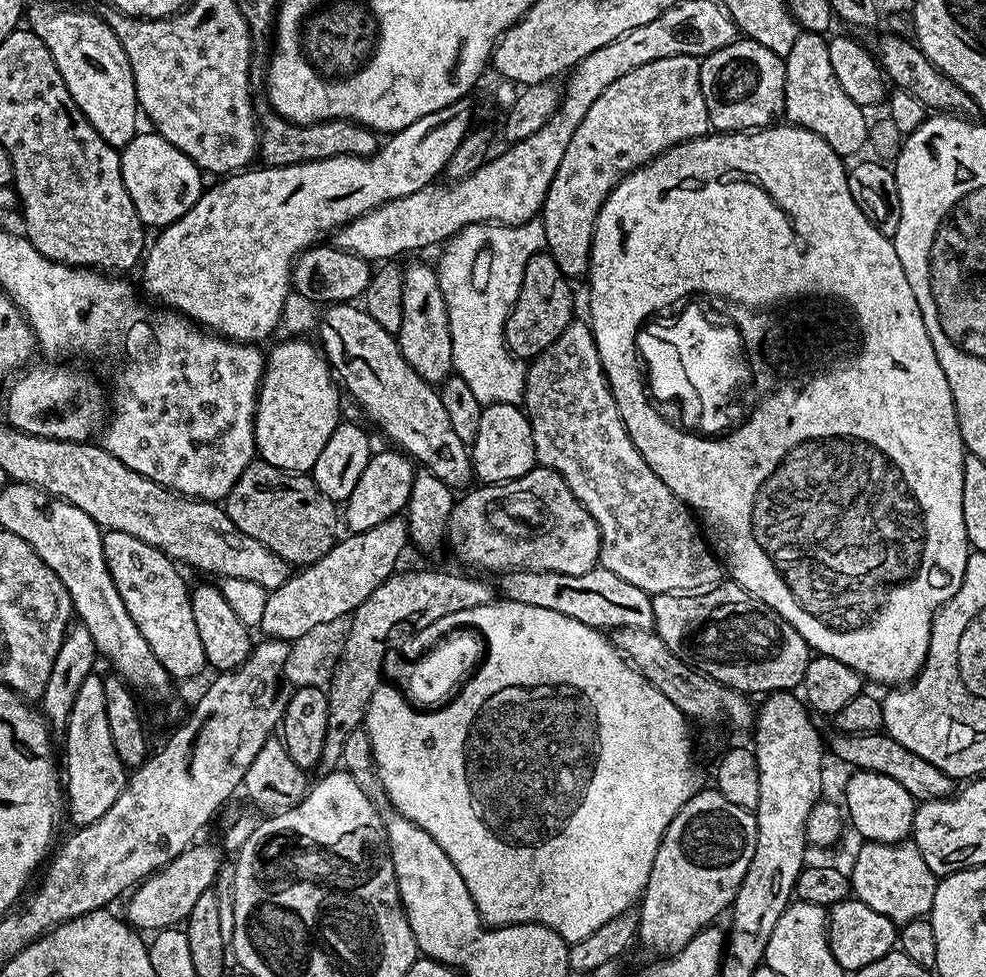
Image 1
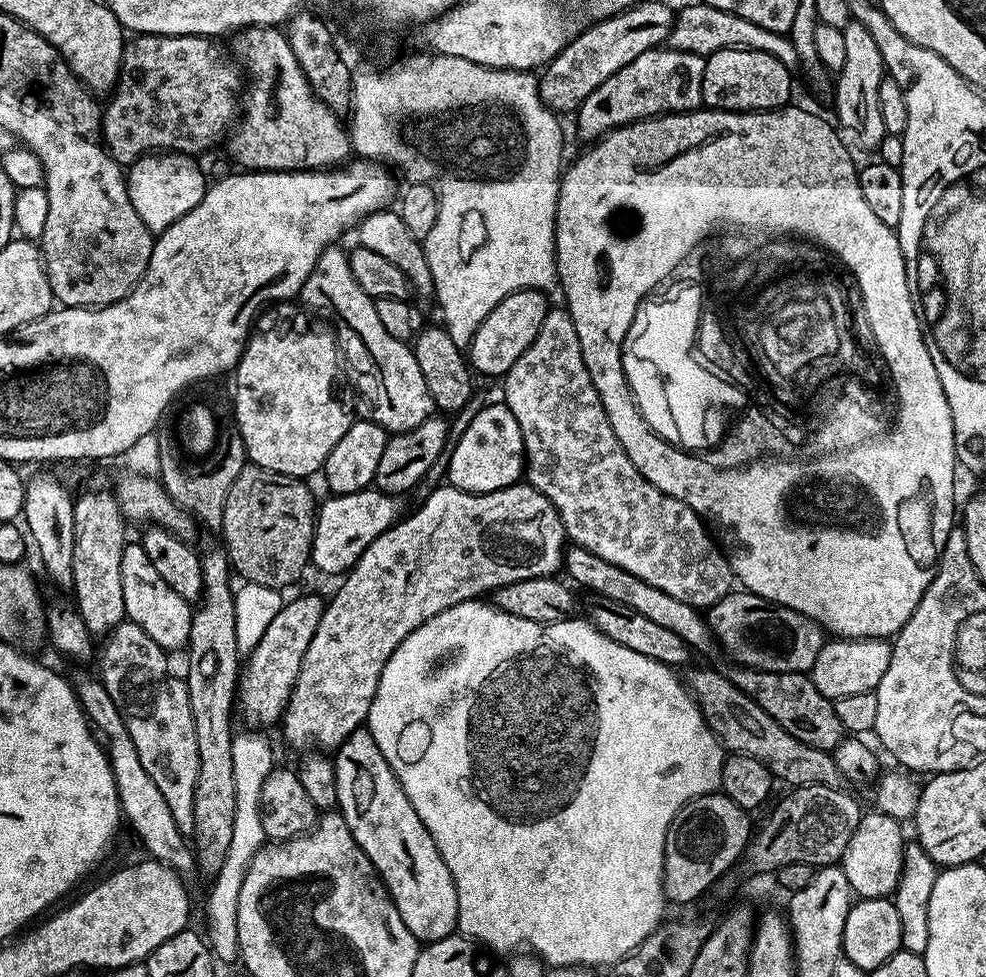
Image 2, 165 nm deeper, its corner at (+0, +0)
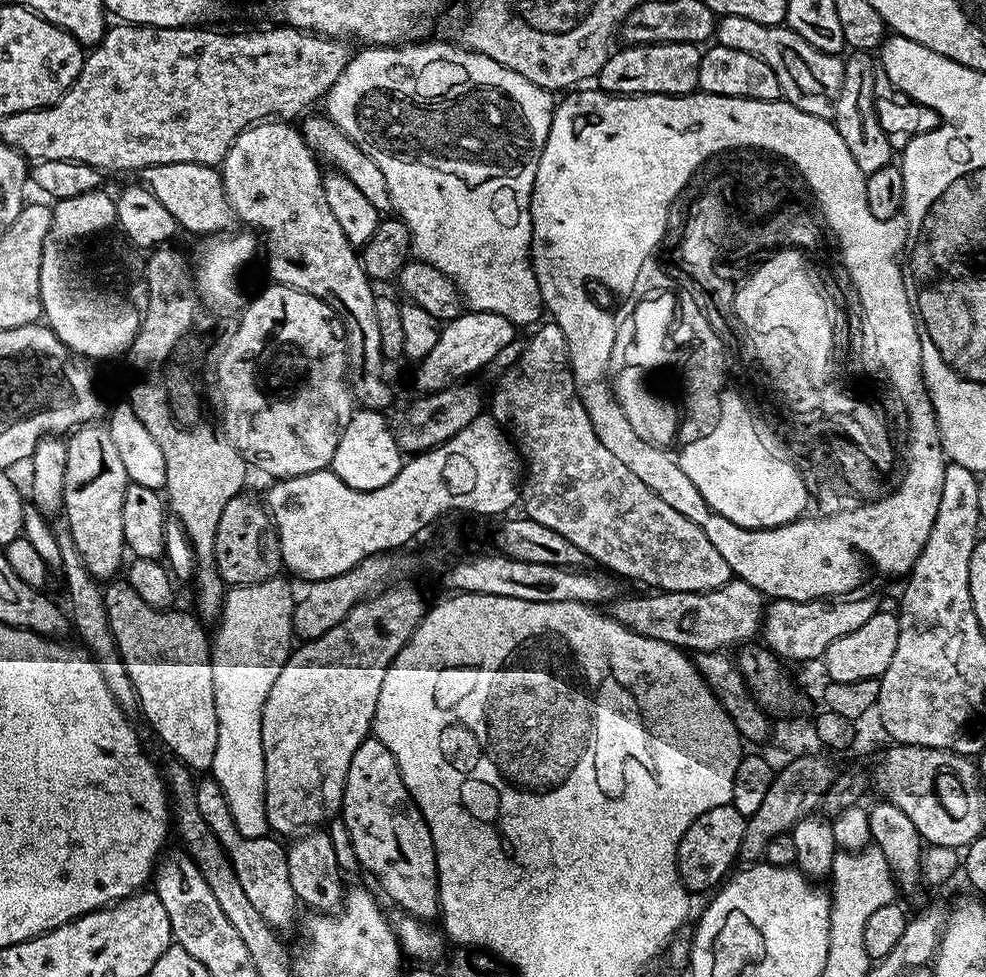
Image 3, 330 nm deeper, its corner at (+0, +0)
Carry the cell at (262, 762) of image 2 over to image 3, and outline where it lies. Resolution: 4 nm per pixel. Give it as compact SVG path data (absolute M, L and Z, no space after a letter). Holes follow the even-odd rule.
M282 576L262 583L235 585L224 595L223 610L217 621L218 630L212 638L214 700L218 722L218 744L210 774L221 786L234 824L244 838L255 839L269 833L265 810L265 750L262 749L262 710L275 679L291 656L294 643L292 631L295 595Z

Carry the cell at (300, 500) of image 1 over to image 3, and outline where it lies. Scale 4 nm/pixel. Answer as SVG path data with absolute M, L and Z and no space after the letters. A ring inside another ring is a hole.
M241 494L226 502L222 519L218 521L218 534L214 534L216 569L225 585L262 583L281 571L280 539L268 515L267 507L249 494Z

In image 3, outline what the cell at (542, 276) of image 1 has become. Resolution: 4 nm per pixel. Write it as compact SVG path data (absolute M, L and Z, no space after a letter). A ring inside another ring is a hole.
M461 311L459 316L447 321L441 327L440 337L434 350L427 359L419 361L416 372L416 384L421 393L440 392L443 388L467 381L475 372L480 372L491 365L498 352L510 346L510 342L517 339L518 332L512 325L513 321L502 314L493 312Z

